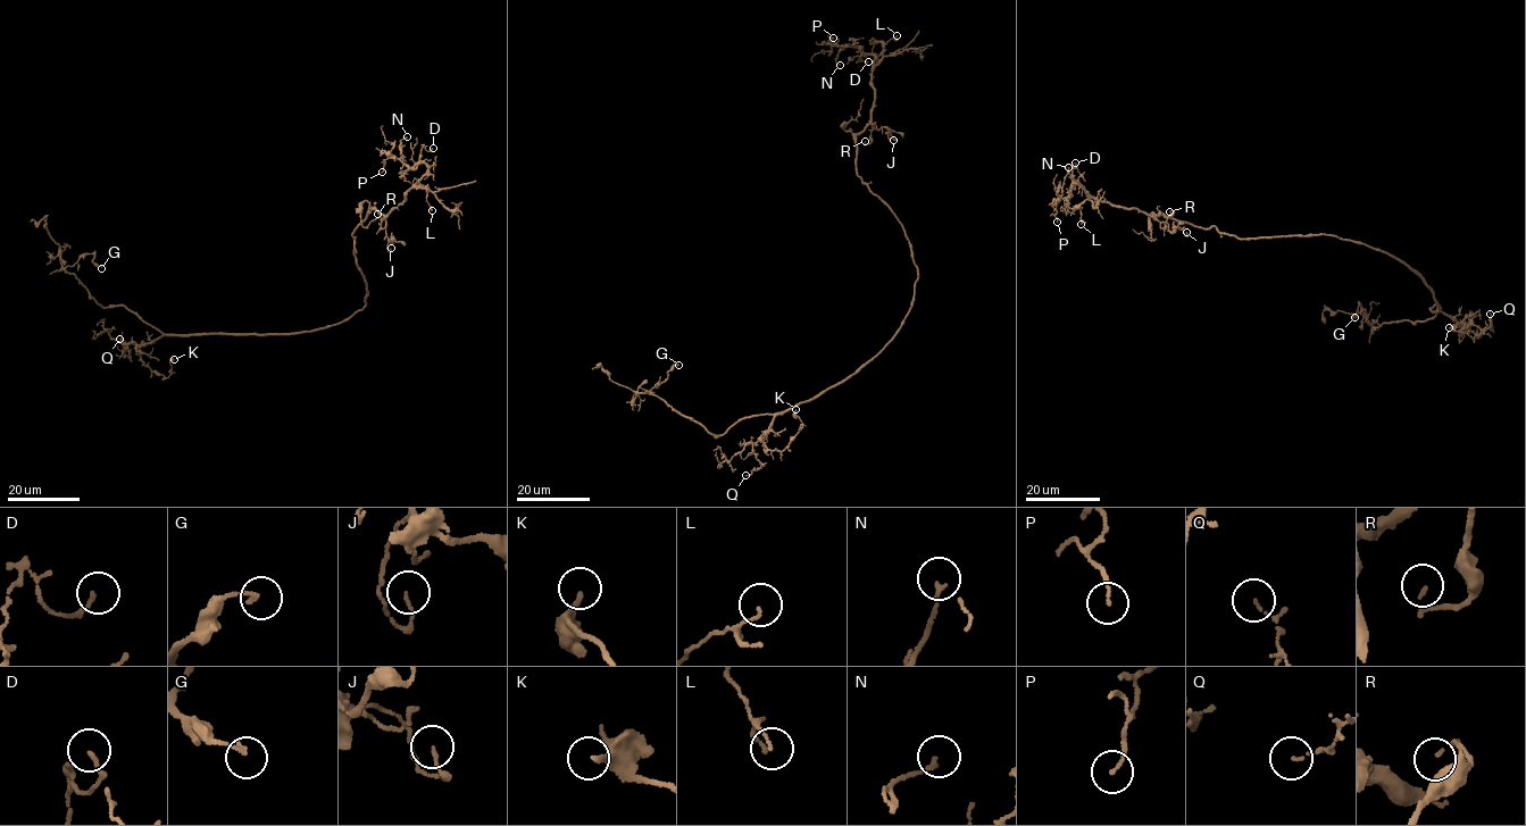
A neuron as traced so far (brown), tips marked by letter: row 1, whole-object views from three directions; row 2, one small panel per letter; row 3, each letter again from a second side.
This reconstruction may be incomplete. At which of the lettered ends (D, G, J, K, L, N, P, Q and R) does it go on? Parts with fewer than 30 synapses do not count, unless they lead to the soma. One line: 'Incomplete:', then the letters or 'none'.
Incomplete: none

